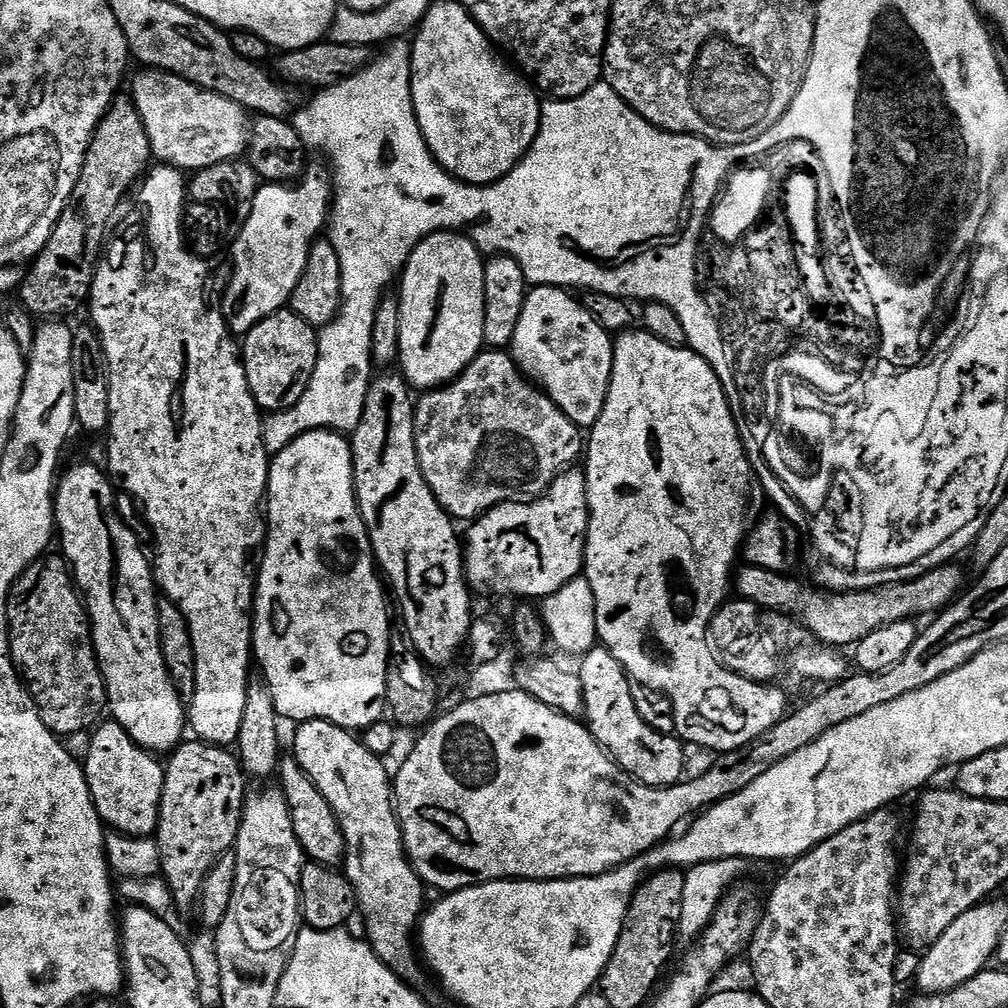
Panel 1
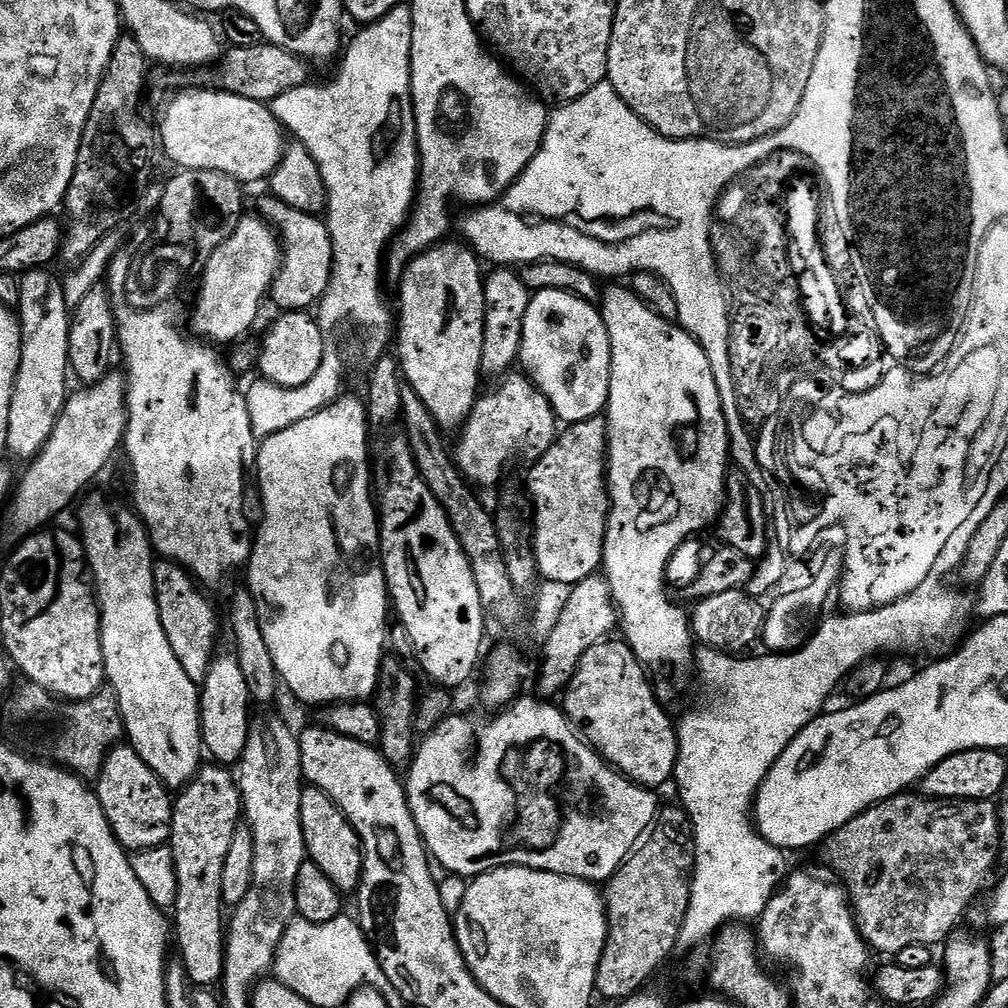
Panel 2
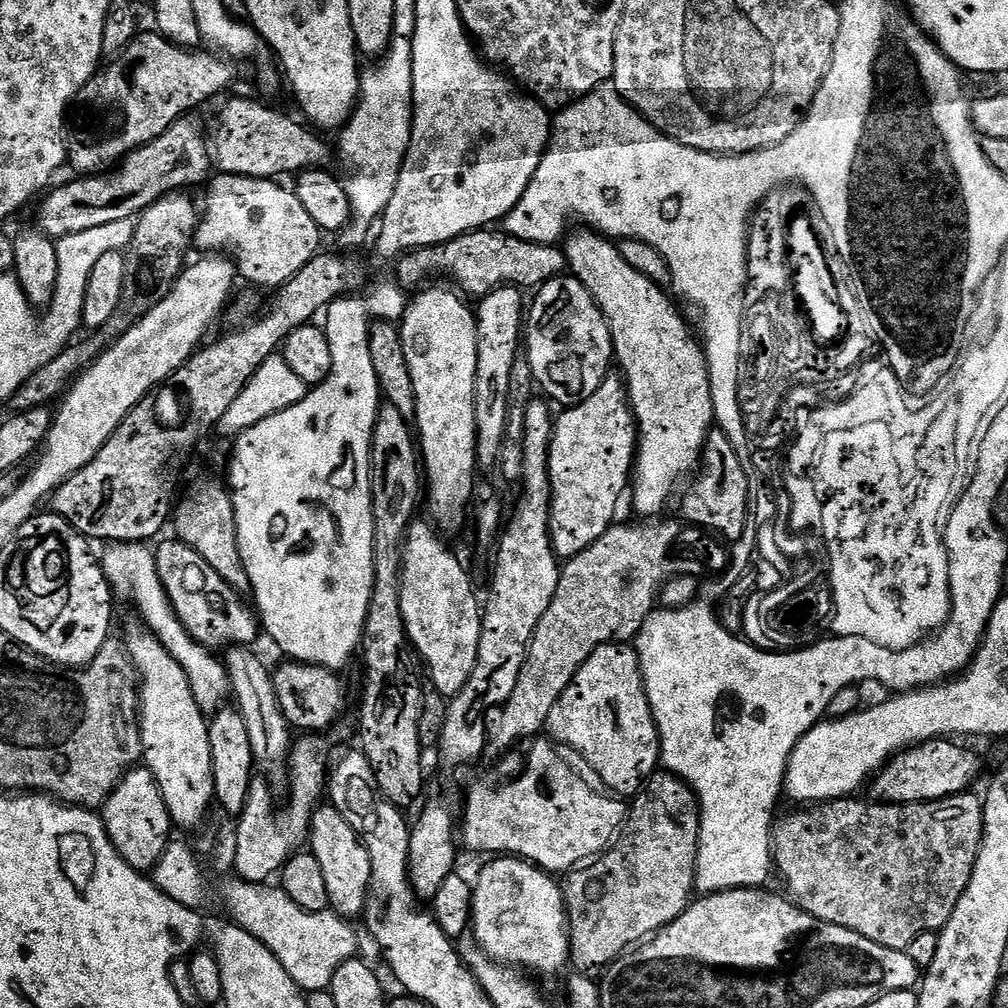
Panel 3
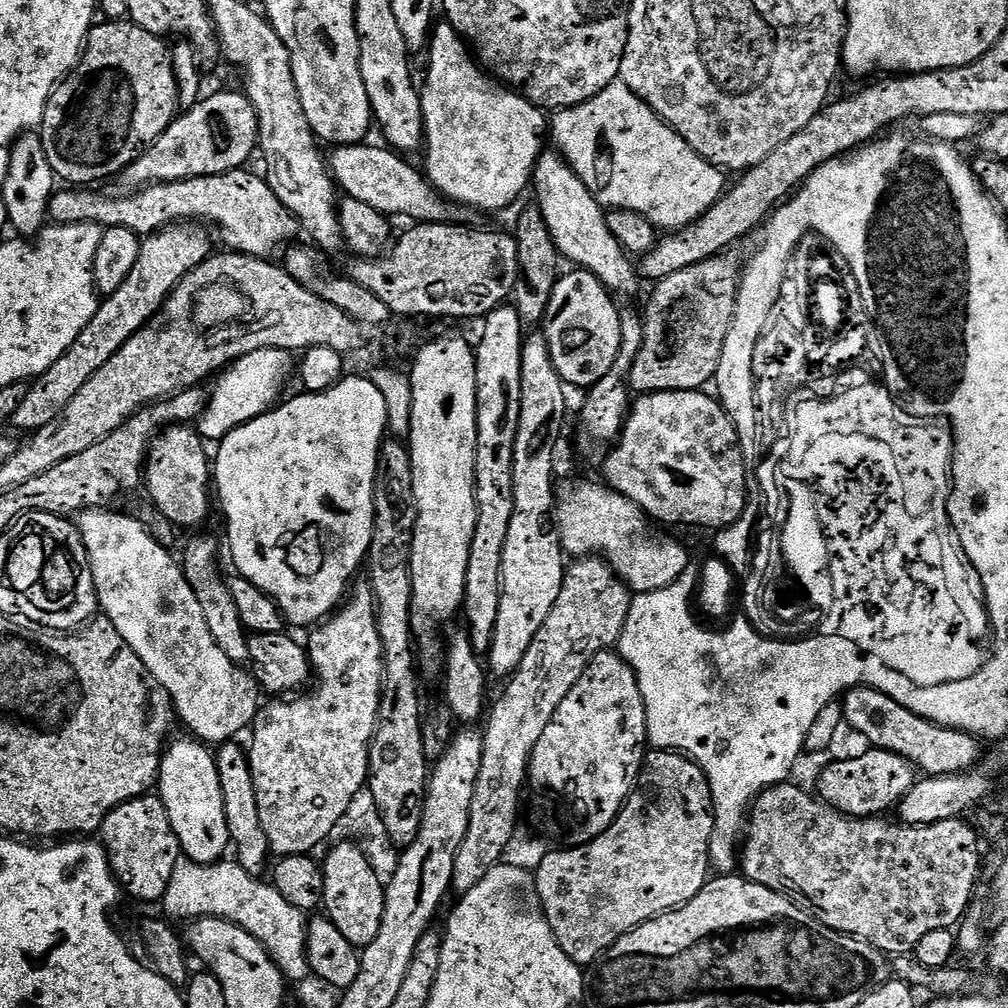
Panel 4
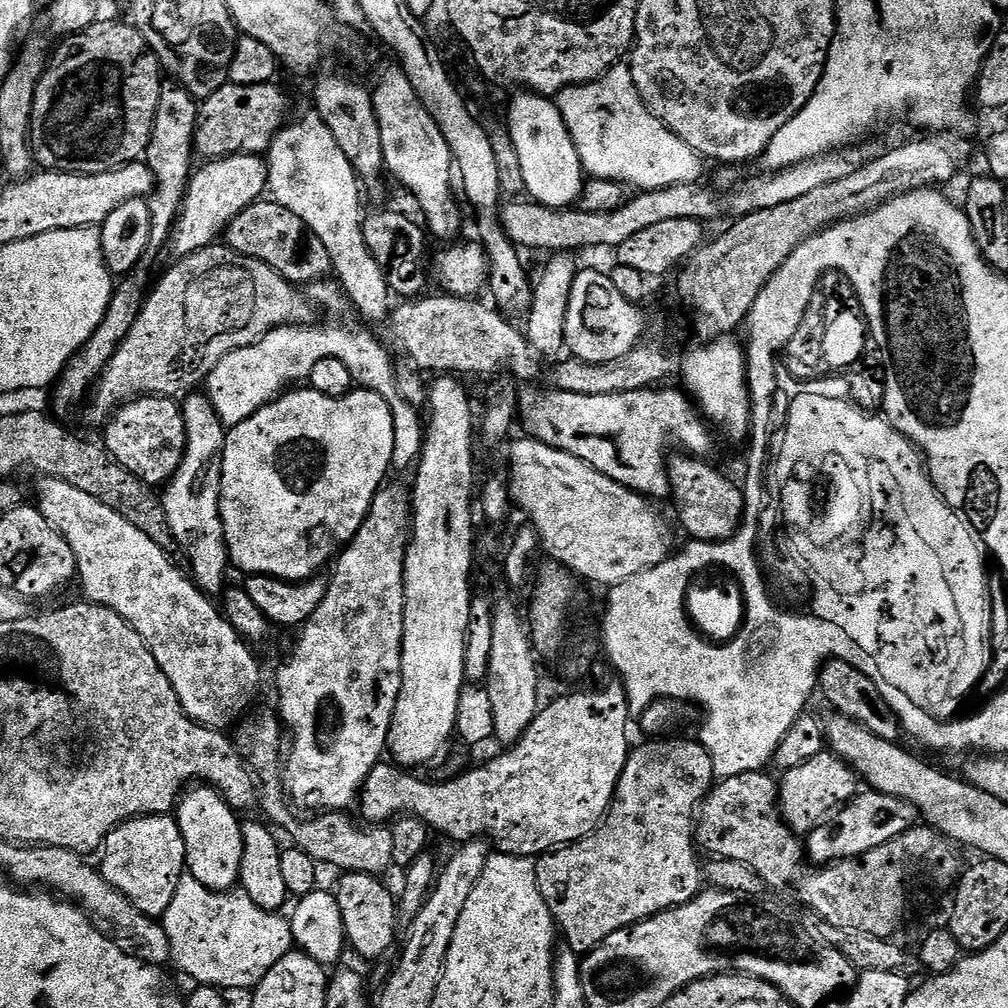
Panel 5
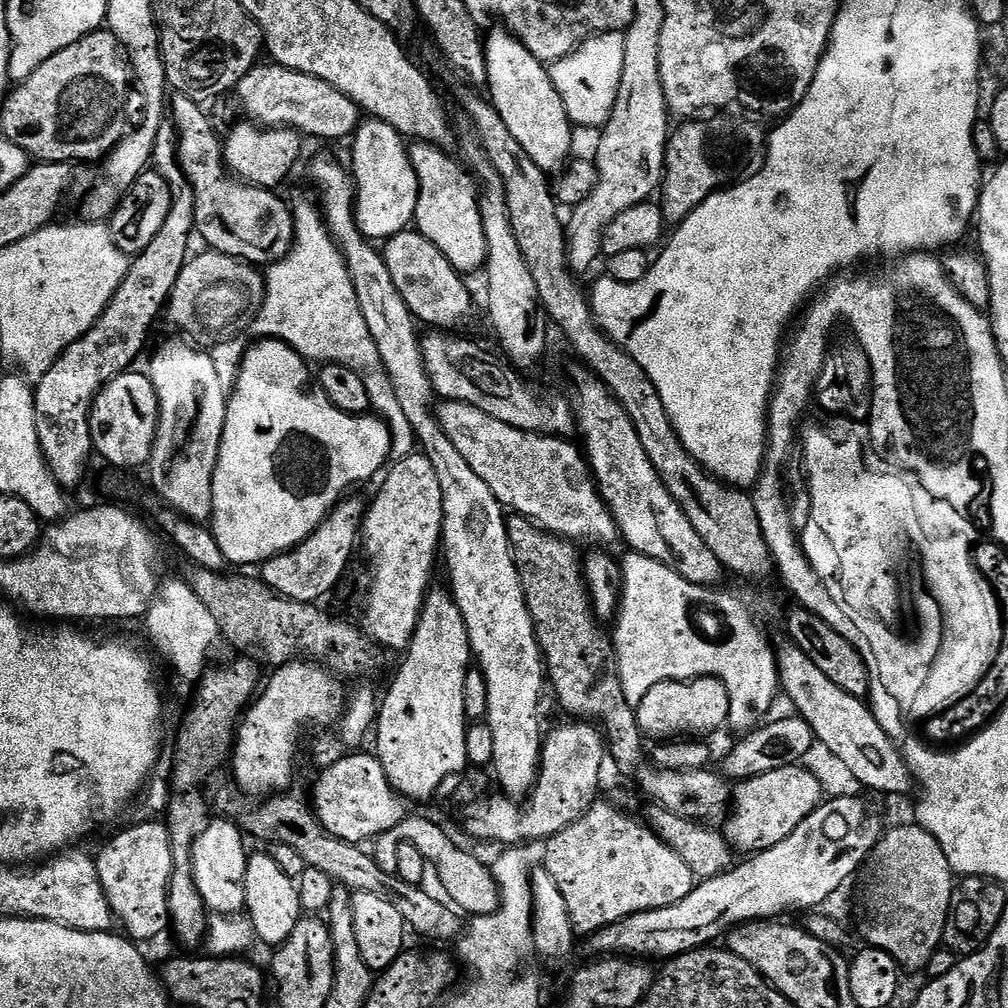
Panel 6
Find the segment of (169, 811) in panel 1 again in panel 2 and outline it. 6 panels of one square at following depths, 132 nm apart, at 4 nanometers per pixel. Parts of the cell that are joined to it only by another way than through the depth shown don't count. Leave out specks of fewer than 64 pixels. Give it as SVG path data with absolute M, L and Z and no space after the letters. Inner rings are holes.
M208 766L201 767L195 778L191 782L185 784L182 791L175 797L172 805L172 835L170 837L170 847L174 854L174 870L176 871L176 902L174 905L174 913L176 912L176 920L174 916L174 944L180 947L179 963L183 964L184 972L188 975L189 981L196 988L211 989L213 986L219 985L224 978L224 946L226 943L226 905L222 898L222 866L226 866L226 853L230 850L230 842L234 838L234 830L241 827L242 824L242 801L240 799L240 790L237 781L234 779L227 767L224 766Z

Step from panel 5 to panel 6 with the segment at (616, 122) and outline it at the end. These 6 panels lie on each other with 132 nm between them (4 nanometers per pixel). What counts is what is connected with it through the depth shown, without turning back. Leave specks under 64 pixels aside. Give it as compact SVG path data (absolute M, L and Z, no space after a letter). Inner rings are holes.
M606 32L585 41L576 51L551 65L552 81L566 106L566 114L573 125L603 129L614 110L618 88L622 82L624 33Z

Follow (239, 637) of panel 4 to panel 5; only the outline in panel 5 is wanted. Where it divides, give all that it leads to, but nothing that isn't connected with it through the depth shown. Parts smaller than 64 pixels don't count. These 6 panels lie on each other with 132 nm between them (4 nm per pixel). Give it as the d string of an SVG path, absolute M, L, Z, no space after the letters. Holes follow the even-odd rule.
M189 395L183 401L182 407L186 422L186 450L178 470L172 475L172 479L163 485L162 499L177 549L181 553L184 551L184 556L192 567L191 579L201 592L216 598L226 587L224 575L227 574L228 568L230 569L228 547L224 541L224 527L220 517L220 487L226 429L214 406L208 401L207 395Z

